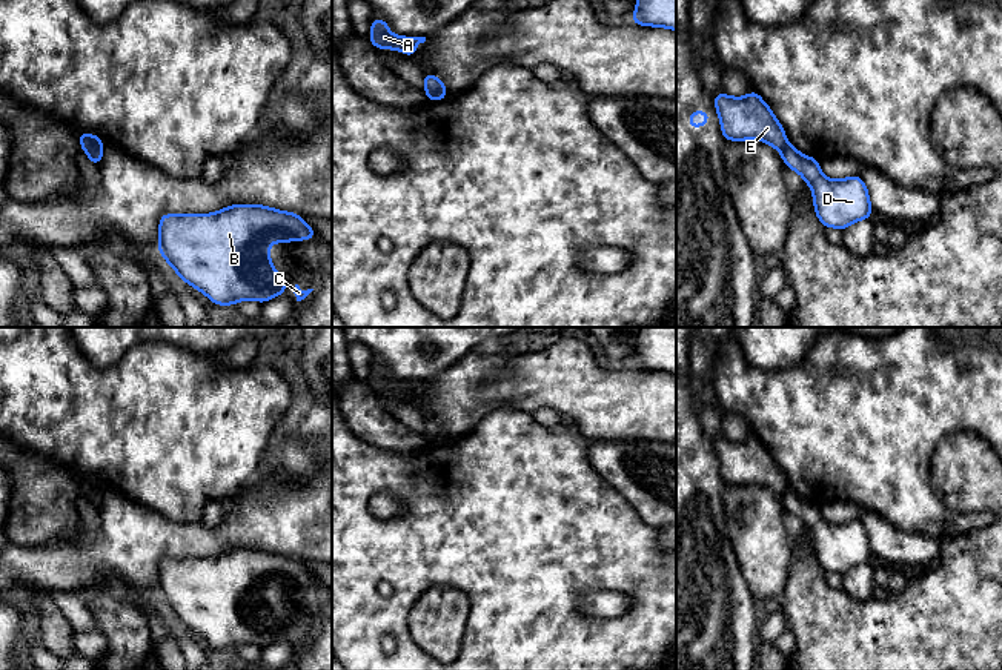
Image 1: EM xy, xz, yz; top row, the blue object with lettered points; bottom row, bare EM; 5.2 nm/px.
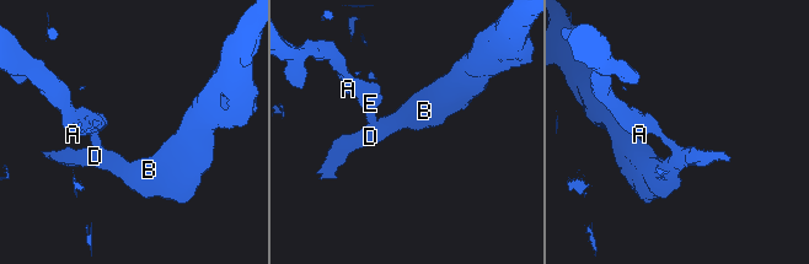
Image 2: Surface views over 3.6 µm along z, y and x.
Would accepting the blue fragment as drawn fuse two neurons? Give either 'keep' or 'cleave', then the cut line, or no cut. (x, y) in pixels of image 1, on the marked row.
cleave; cut in xy along (102, 145), (92, 145), (85, 151)

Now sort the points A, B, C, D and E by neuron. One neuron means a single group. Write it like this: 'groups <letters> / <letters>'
groups A E / B C D

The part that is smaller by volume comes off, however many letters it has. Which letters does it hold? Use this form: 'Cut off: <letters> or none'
Cut off: B, C, D

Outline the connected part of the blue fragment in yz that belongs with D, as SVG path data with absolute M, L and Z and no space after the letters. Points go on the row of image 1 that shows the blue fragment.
M787 143L781 152L788 169L796 171L813 192L815 214L827 227L844 231L850 224L871 218L870 195L859 175L831 180L822 175L819 160L802 155Z

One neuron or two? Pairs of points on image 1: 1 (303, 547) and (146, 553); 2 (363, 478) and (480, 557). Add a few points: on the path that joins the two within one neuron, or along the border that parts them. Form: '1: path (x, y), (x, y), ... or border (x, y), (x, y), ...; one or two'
1: path (265, 535), (185, 540); one
2: path (364, 517), (394, 546), (441, 546); one

